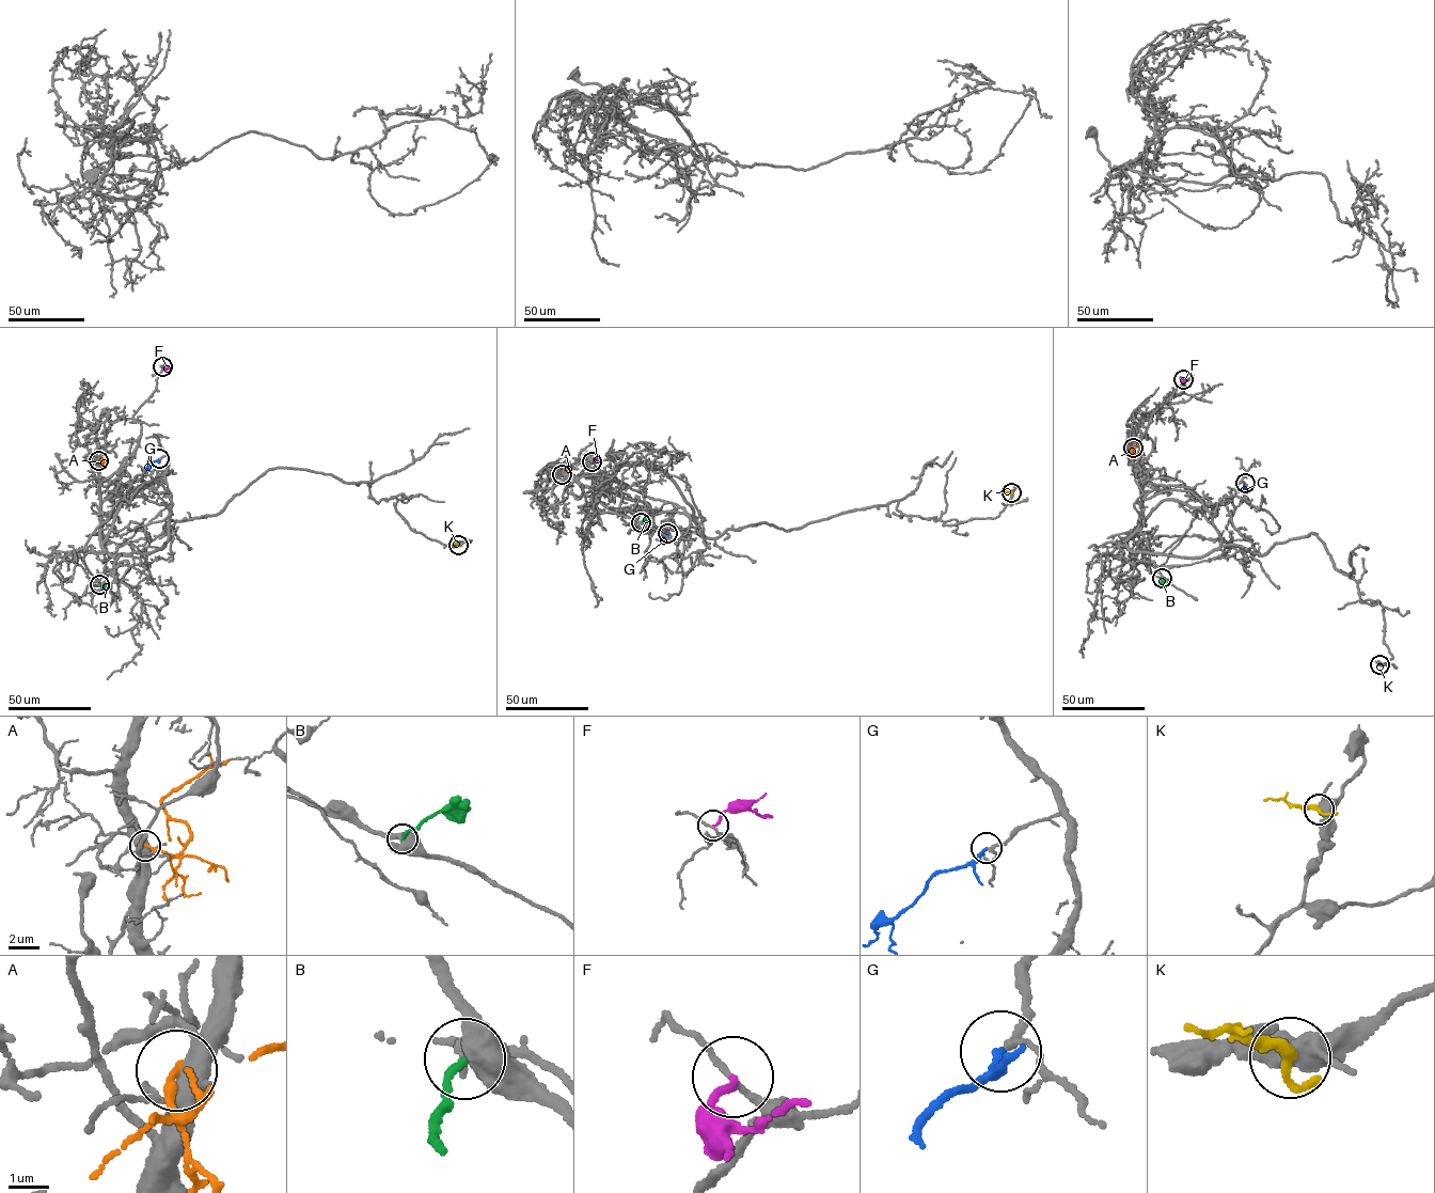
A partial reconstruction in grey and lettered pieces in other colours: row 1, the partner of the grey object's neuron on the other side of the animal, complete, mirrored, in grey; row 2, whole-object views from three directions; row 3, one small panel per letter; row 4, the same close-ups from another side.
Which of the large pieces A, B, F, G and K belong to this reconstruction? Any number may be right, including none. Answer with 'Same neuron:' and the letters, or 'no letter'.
Same neuron: G

